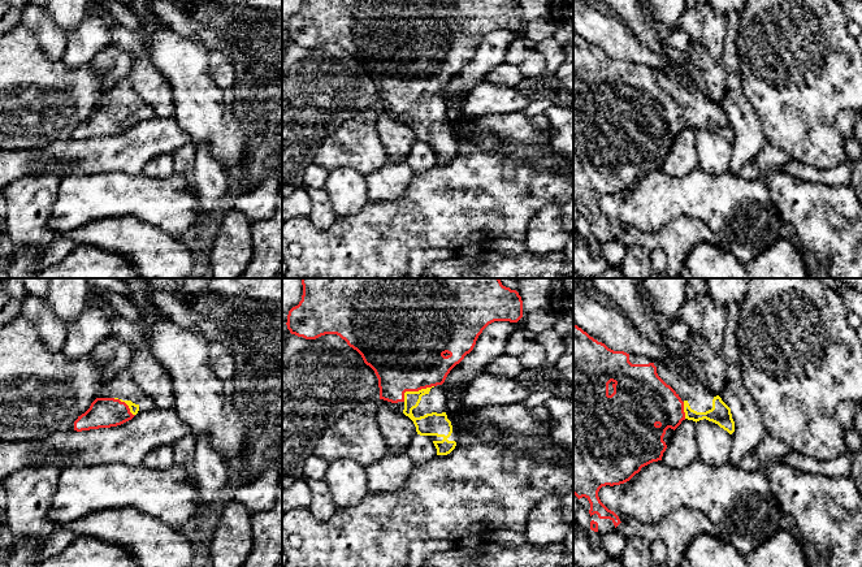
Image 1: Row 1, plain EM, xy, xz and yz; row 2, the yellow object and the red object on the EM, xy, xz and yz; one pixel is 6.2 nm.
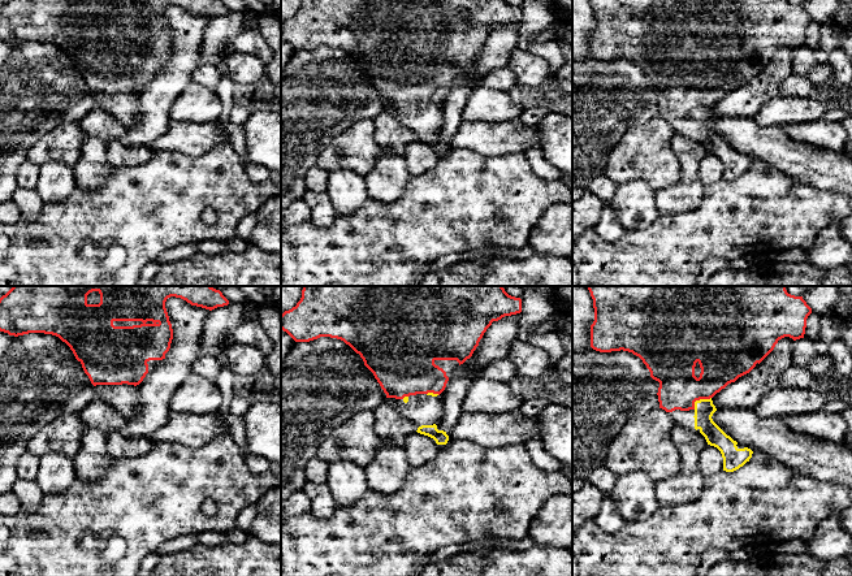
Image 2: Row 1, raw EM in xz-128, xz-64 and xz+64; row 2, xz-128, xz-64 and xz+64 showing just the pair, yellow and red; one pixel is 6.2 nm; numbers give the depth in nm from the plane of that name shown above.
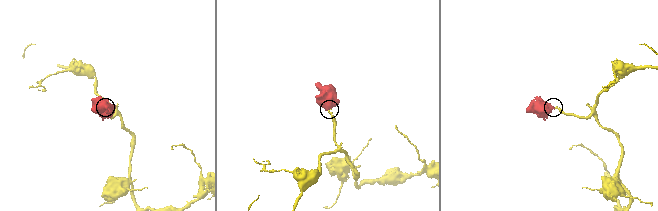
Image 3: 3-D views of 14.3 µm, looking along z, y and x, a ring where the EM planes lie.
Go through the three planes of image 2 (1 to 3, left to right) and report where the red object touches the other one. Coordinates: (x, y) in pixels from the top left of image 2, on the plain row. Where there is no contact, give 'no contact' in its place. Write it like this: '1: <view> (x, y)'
1: no contact
2: xz-64 (432, 102)
3: xz+64 (700, 108)

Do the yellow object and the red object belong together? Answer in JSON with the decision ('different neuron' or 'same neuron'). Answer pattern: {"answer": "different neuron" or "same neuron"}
{"answer": "same neuron"}

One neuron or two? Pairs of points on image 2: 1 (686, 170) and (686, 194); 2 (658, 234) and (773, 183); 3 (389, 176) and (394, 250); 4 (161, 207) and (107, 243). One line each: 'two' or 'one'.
1: two
2: one
3: two
4: one

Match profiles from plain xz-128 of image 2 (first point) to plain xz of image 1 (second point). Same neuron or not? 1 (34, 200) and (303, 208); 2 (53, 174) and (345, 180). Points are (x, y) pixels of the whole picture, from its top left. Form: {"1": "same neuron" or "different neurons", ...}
{"1": "different neurons", "2": "same neuron"}

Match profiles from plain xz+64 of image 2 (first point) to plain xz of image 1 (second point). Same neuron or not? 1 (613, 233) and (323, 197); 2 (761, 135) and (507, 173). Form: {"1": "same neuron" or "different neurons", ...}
{"1": "same neuron", "2": "different neurons"}

